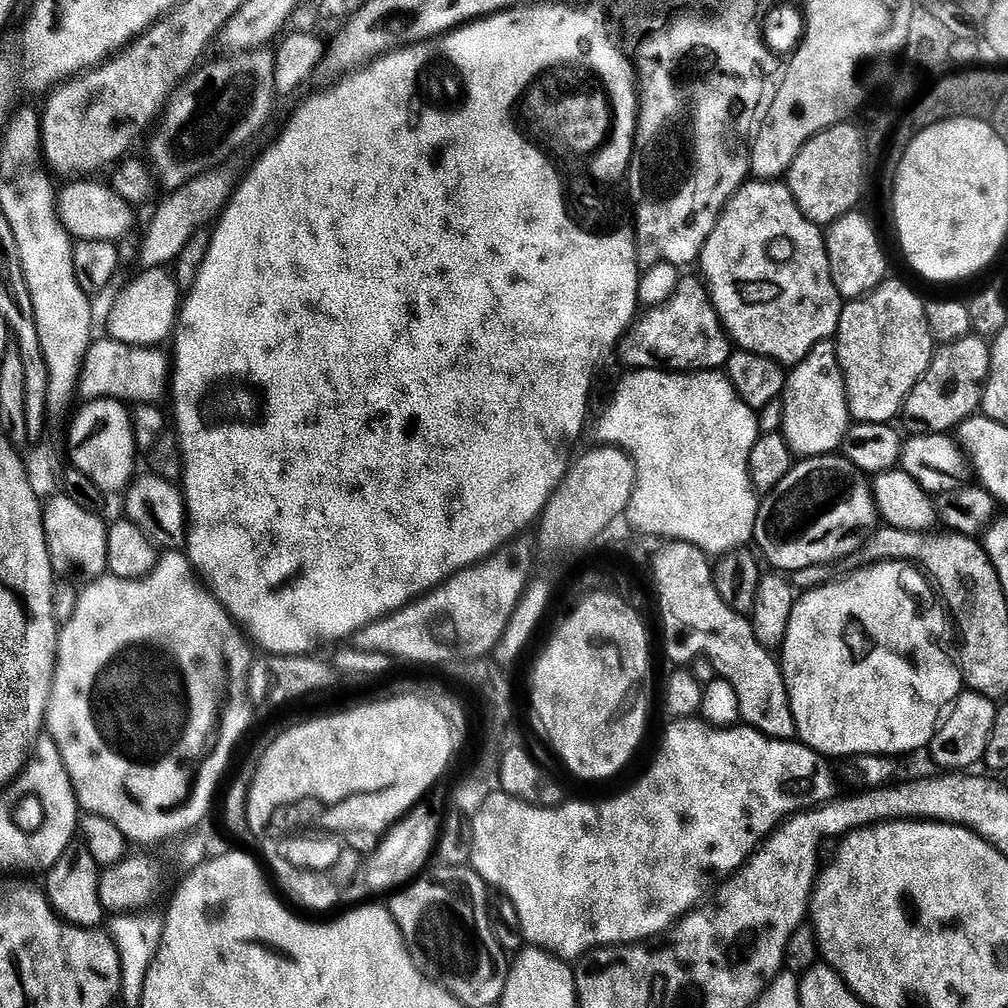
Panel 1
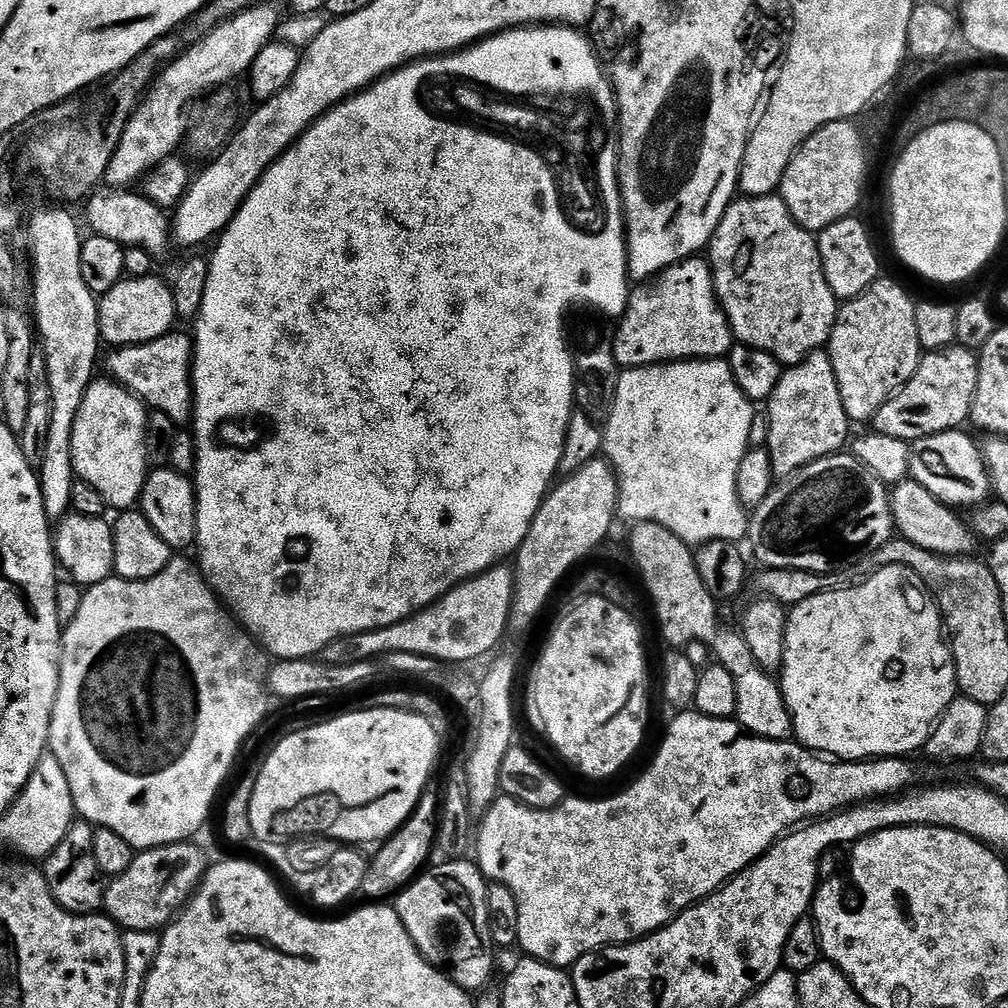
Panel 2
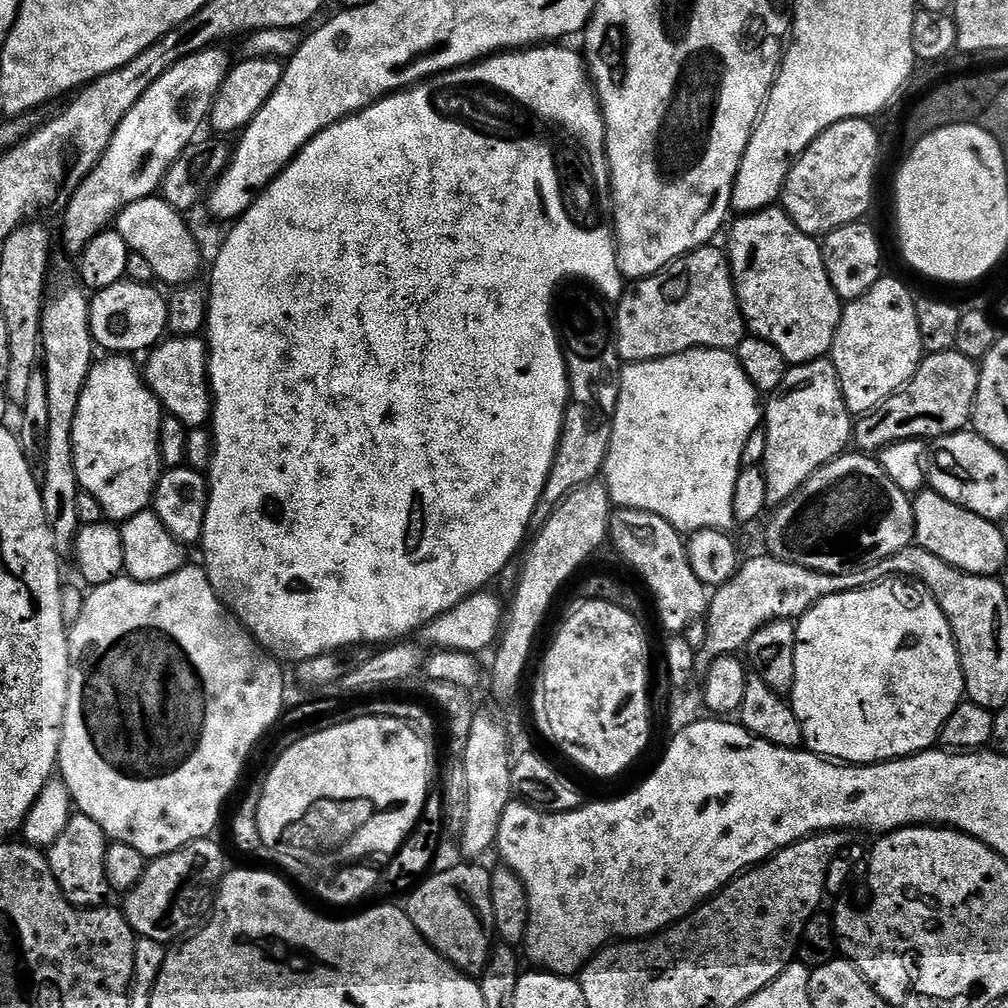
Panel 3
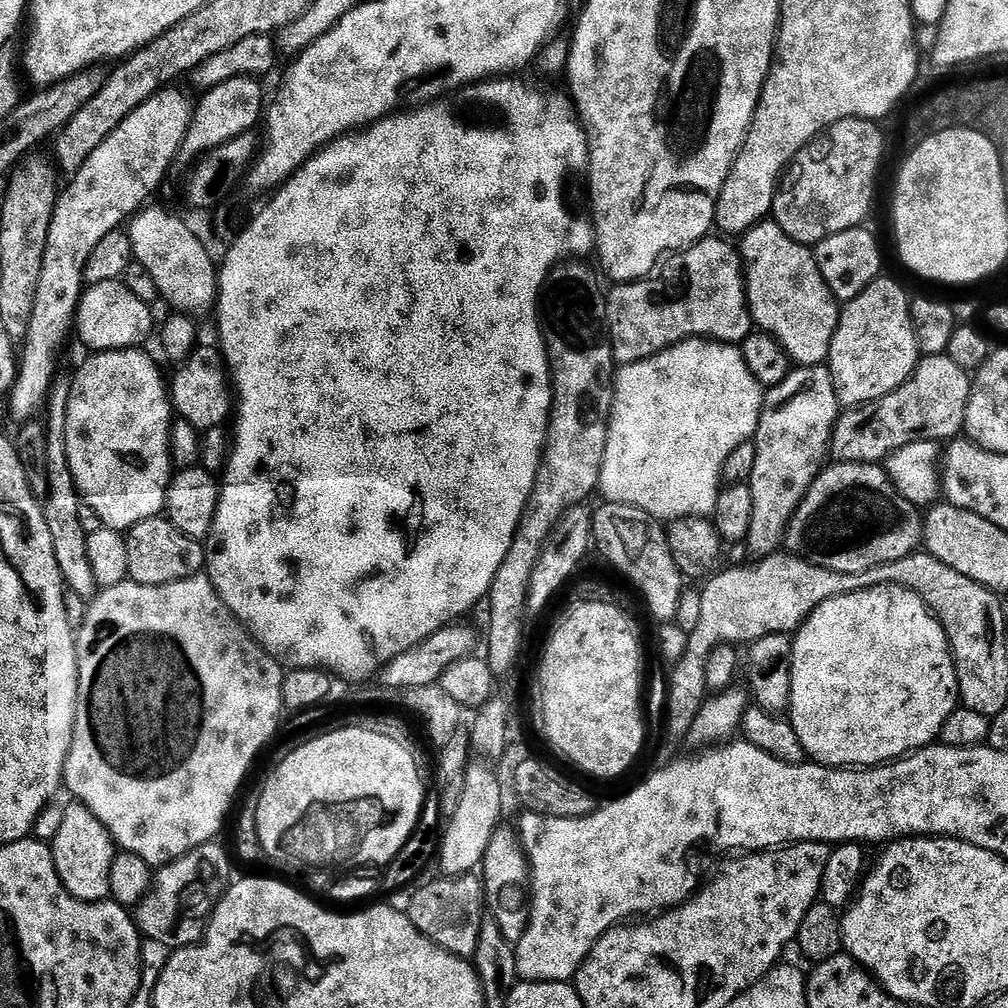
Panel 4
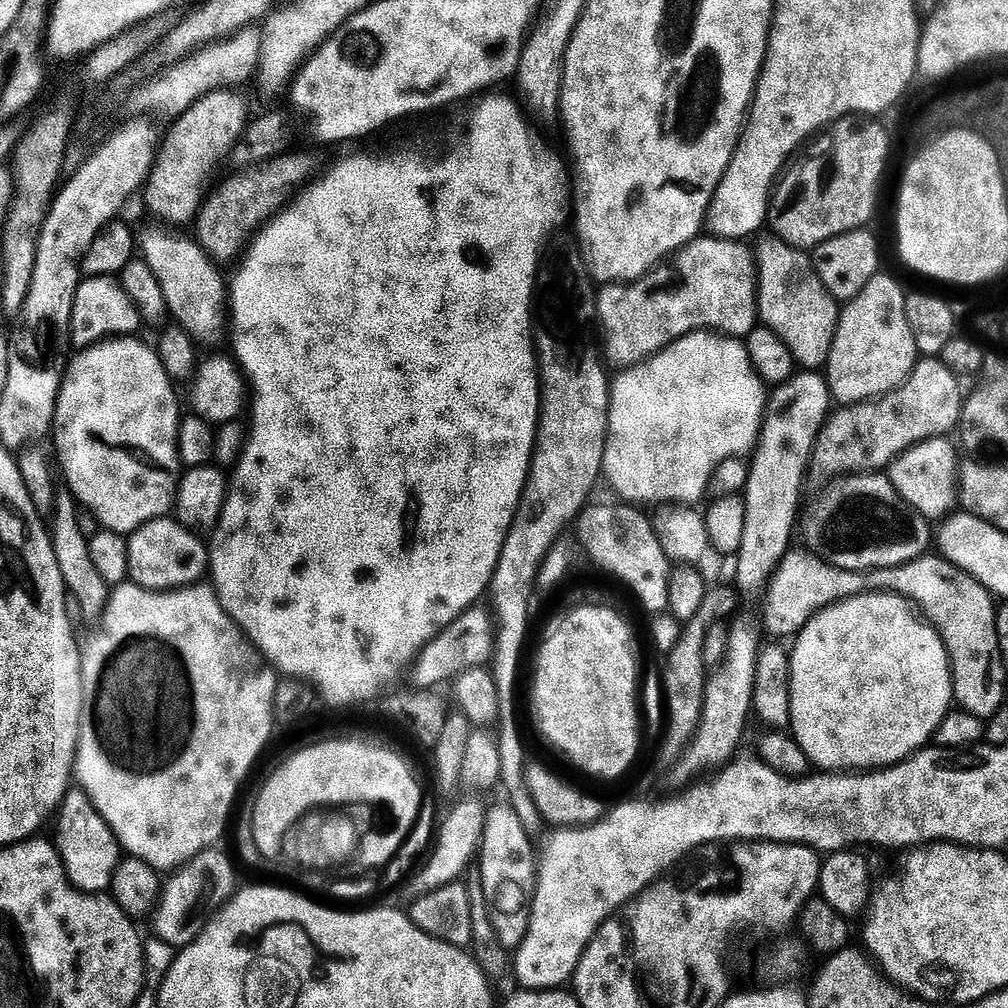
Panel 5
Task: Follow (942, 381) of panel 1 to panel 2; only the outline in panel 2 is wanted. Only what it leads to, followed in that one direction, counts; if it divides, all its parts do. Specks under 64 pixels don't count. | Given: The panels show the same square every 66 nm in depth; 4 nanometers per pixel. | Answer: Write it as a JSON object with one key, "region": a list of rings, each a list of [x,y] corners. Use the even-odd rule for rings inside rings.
{"region":[[[953,346],[941,348],[939,352],[928,352],[921,355],[918,370],[910,378],[910,382],[903,384],[899,392],[895,392],[884,405],[877,410],[876,417],[870,421],[871,427],[877,432],[886,434],[890,438],[898,438],[915,442],[933,436],[939,432],[950,432],[961,427],[963,420],[967,421],[972,415],[974,394],[978,390],[978,370],[980,361],[977,353],[971,348]]]}

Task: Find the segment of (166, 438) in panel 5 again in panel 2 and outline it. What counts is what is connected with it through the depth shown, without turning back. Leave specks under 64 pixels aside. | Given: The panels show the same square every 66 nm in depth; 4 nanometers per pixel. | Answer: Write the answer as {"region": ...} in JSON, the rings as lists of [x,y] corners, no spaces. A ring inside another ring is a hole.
{"region":[[[111,378],[93,379],[88,385],[82,406],[74,422],[72,435],[72,467],[75,475],[80,476],[115,510],[132,510],[137,507],[144,483],[150,471],[150,457],[145,444],[148,440],[149,409],[143,400],[138,399],[133,392],[117,384]]]}

